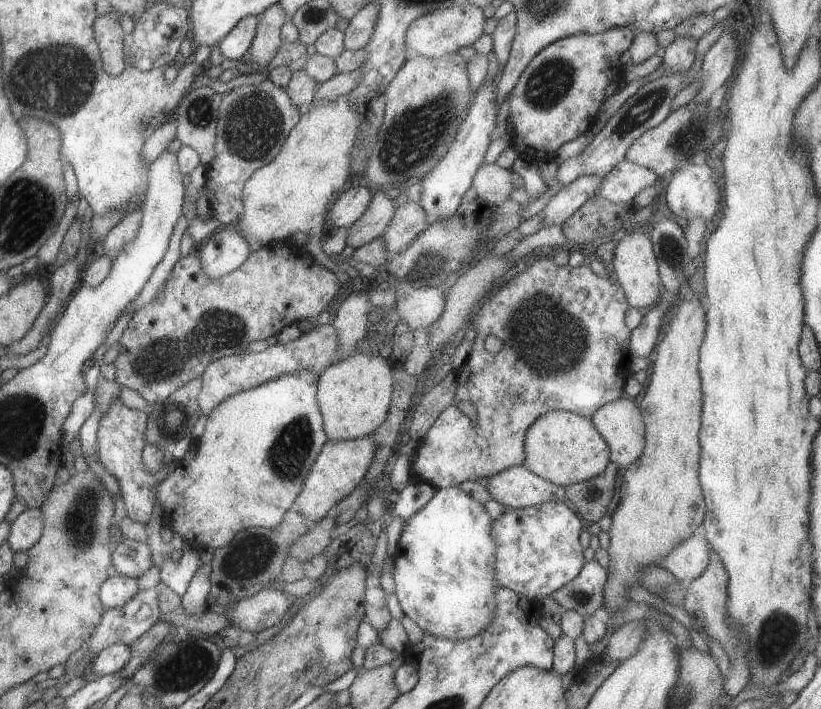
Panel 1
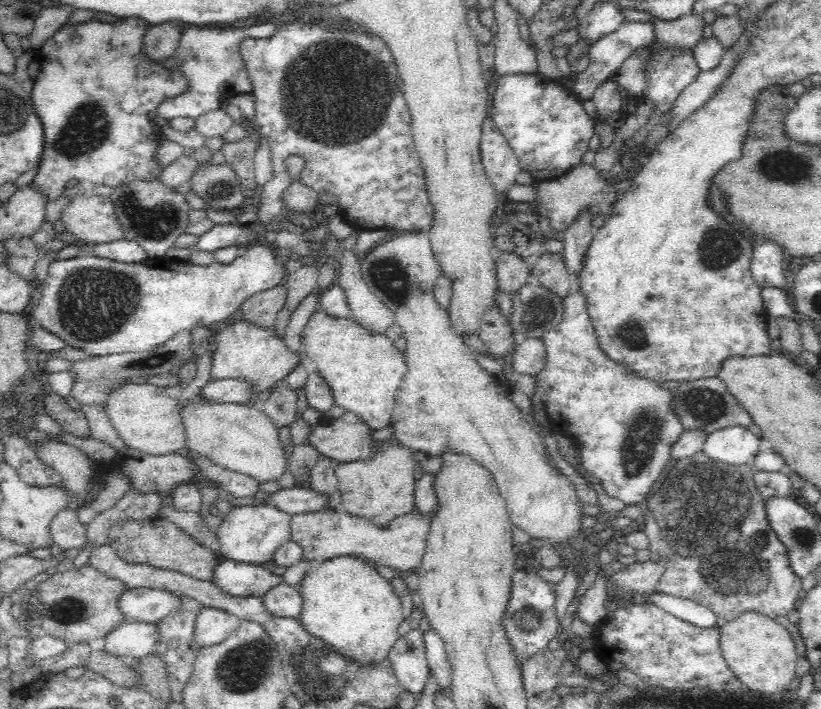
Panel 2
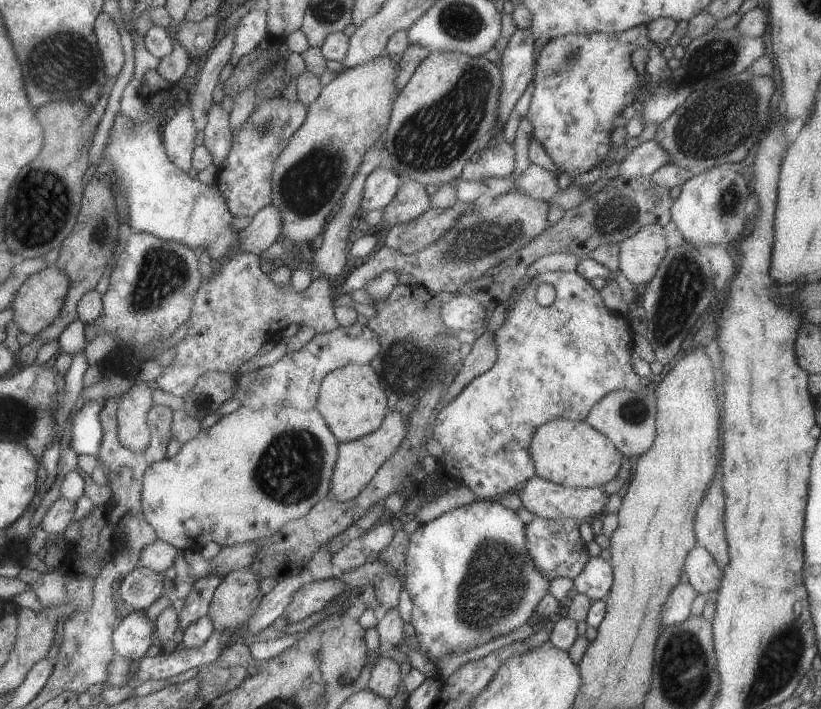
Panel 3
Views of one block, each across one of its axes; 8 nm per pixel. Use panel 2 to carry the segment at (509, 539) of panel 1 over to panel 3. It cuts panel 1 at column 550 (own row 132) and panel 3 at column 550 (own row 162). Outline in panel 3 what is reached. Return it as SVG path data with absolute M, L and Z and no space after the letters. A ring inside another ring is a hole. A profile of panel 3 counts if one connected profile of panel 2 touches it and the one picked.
M537 517L529 524L524 524L527 553L534 566L547 579L564 577L573 580L585 567L590 557L586 550L586 544L579 534L579 523L570 517L565 519L541 519Z

